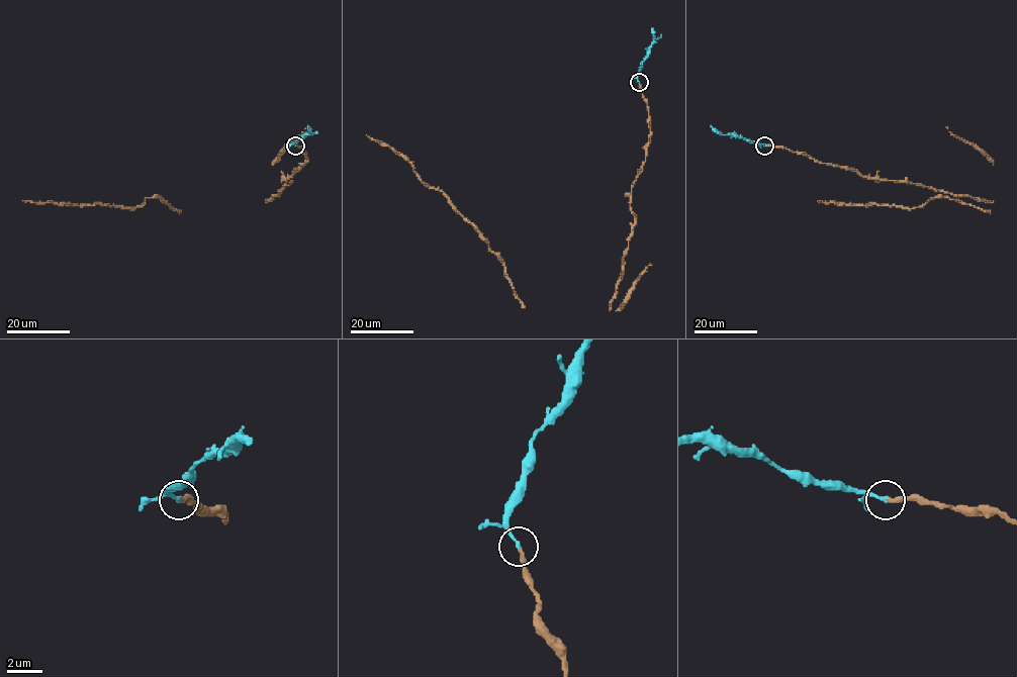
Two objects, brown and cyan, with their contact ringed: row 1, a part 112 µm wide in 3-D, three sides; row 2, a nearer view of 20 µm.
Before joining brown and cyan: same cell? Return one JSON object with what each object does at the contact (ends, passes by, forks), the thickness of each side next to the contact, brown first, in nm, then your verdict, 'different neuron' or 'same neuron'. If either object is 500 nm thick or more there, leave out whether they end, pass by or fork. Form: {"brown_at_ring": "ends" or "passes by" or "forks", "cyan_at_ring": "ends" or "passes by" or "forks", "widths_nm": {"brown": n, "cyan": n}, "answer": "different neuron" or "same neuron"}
{"brown_at_ring": "ends", "cyan_at_ring": "ends", "widths_nm": {"brown": 280, "cyan": 240}, "answer": "same neuron"}

